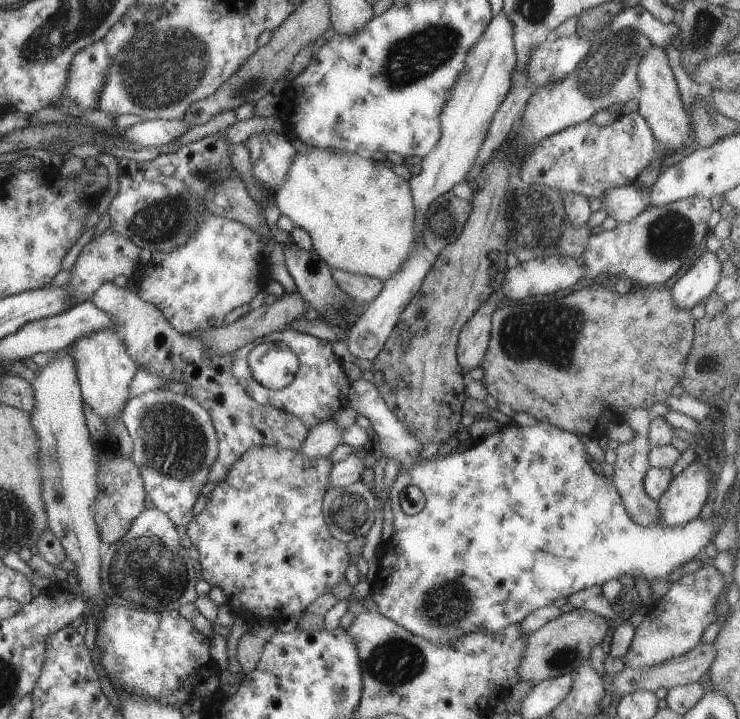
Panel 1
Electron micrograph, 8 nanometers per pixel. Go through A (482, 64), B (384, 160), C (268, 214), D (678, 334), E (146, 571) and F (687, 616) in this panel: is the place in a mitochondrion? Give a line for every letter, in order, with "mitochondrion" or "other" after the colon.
A: mitochondrion
B: other
C: other
D: other
E: mitochondrion
F: other

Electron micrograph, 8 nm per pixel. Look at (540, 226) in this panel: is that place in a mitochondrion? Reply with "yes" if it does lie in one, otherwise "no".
yes

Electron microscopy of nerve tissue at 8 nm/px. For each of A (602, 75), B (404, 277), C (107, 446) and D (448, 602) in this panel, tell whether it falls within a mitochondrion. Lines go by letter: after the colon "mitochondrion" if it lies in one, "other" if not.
A: mitochondrion
B: other
C: other
D: mitochondrion

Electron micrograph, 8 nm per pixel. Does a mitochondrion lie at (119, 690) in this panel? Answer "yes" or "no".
no

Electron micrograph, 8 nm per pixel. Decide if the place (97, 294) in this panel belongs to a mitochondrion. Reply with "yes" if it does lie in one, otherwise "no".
no

